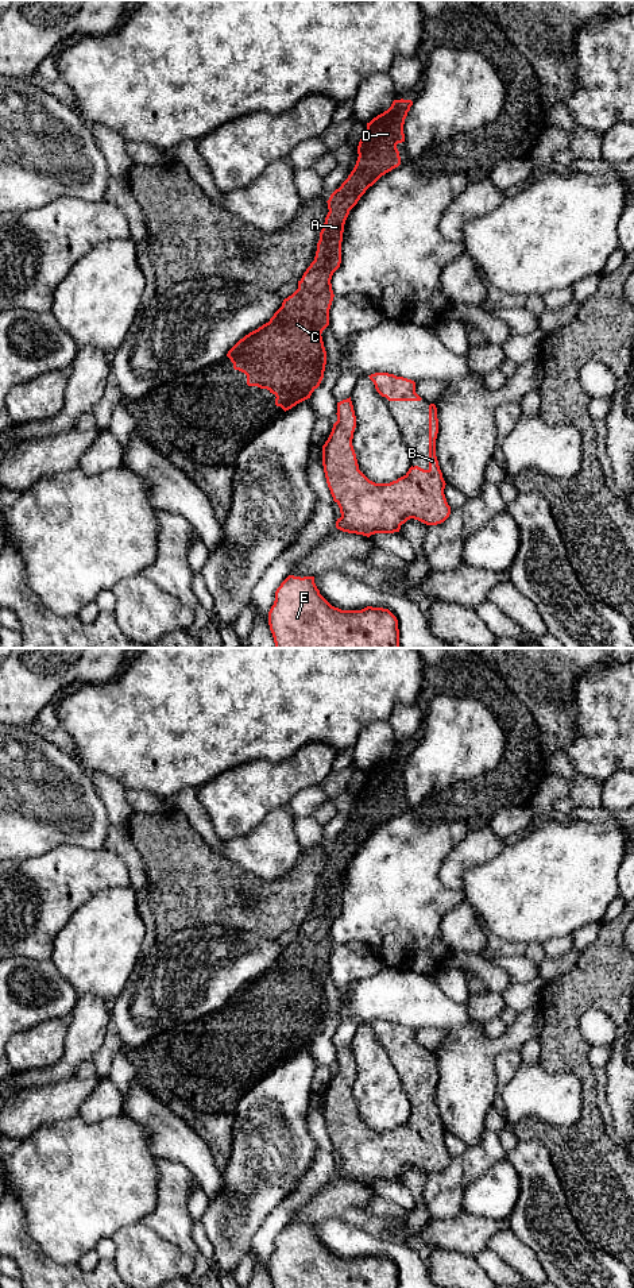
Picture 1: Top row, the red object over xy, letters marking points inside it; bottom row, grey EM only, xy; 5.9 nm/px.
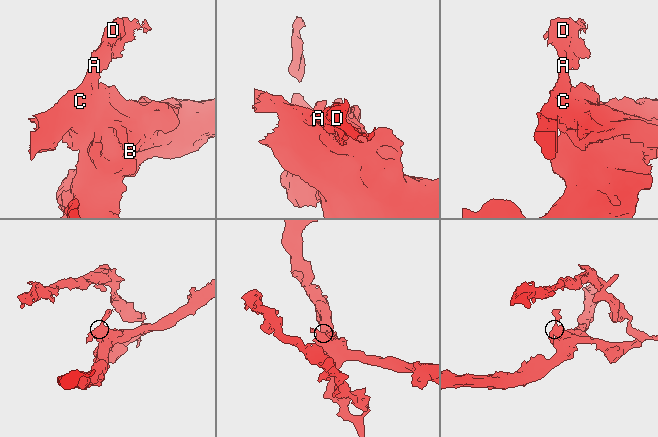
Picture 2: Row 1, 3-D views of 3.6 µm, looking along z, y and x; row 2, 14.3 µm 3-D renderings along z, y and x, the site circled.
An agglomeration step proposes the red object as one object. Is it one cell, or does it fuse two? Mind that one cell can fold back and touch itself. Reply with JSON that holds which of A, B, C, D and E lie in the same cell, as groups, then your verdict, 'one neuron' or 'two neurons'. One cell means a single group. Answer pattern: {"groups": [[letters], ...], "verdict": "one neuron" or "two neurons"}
{"groups": [["A", "B", "C", "D", "E"]], "verdict": "one neuron"}

